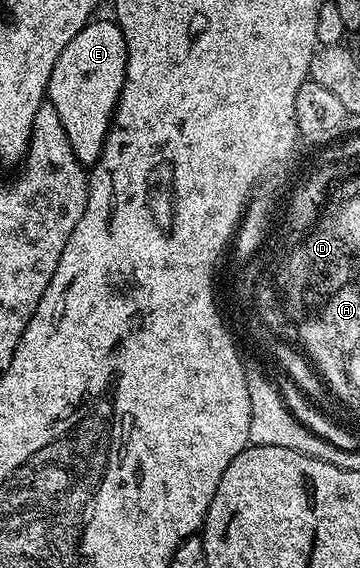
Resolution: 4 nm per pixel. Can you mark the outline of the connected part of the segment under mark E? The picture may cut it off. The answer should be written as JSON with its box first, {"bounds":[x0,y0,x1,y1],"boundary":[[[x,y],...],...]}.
{"bounds":[46,19,128,166],"boundary":[[[91,19],[84,25],[80,34],[64,46],[64,54],[56,58],[56,66],[52,66],[52,78],[46,87],[48,102],[60,114],[60,122],[64,122],[64,130],[68,134],[68,140],[72,142],[72,148],[83,166],[93,166],[102,156],[102,147],[106,142],[106,135],[110,132],[110,126],[114,123],[114,112],[118,109],[118,99],[122,94],[122,87],[126,82],[126,63],[128,62],[128,50],[124,42],[124,34],[120,26],[113,19]]]}

